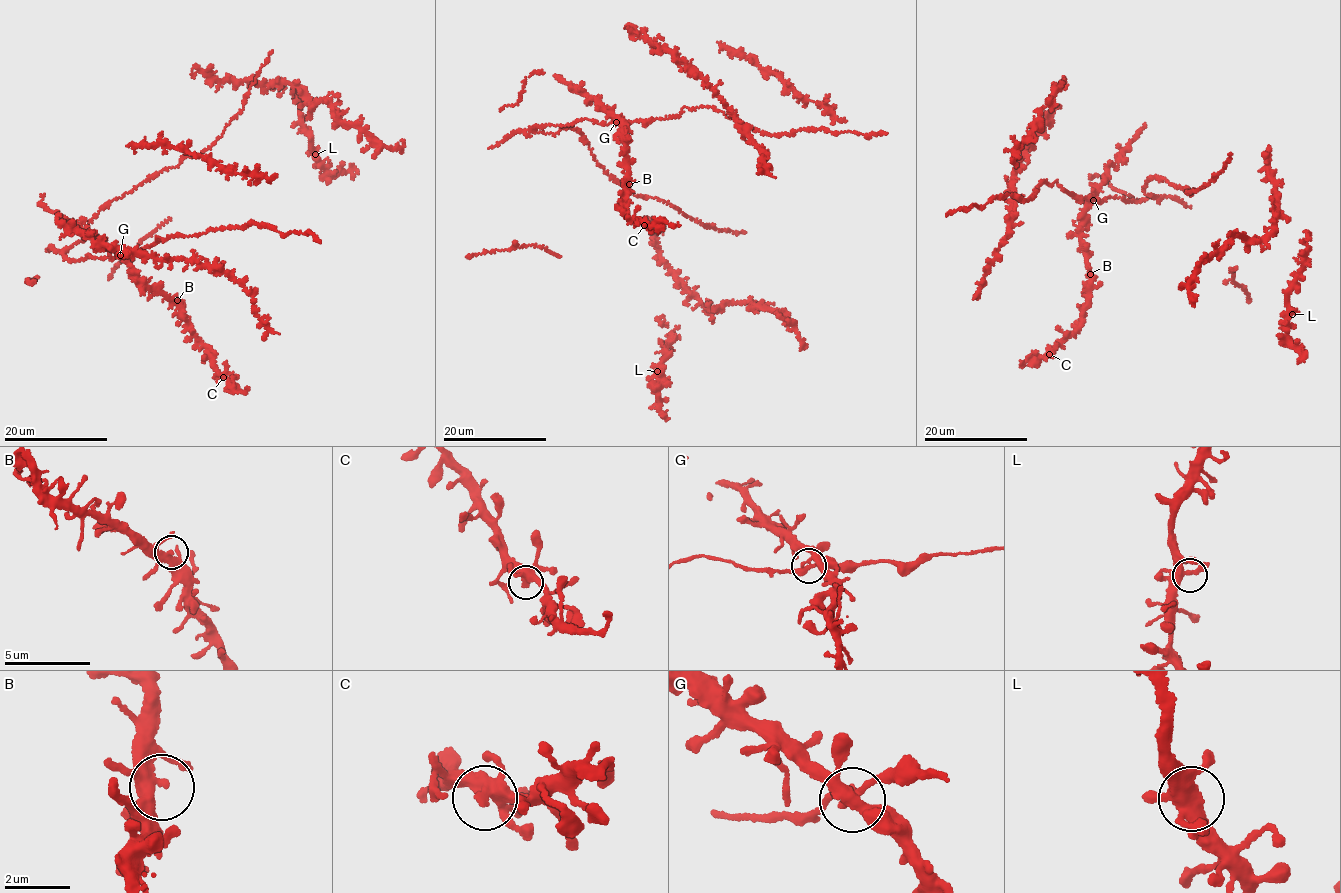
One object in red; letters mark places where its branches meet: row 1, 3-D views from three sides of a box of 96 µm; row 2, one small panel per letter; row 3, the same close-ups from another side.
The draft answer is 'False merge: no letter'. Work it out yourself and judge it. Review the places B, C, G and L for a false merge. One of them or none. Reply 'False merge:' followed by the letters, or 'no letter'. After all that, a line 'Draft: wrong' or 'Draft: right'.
False merge: no letter
Draft: right

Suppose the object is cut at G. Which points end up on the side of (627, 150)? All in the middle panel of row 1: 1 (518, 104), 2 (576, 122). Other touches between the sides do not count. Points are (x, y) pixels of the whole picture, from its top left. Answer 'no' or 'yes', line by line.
1: yes
2: no

